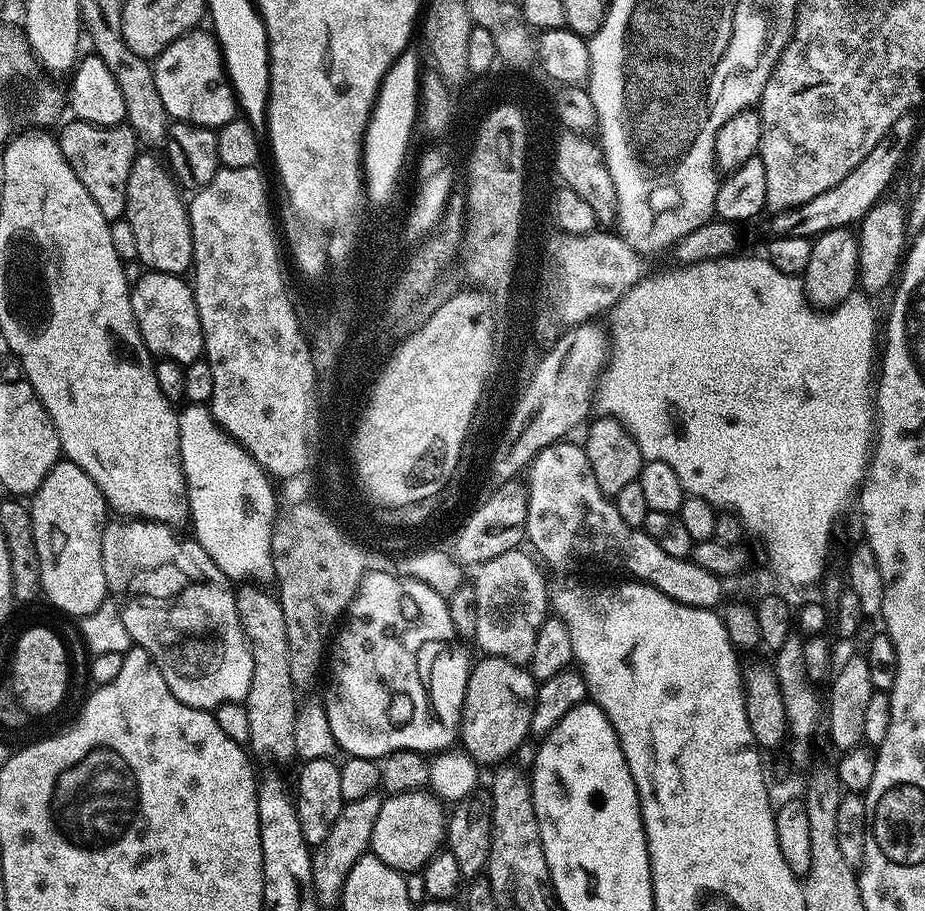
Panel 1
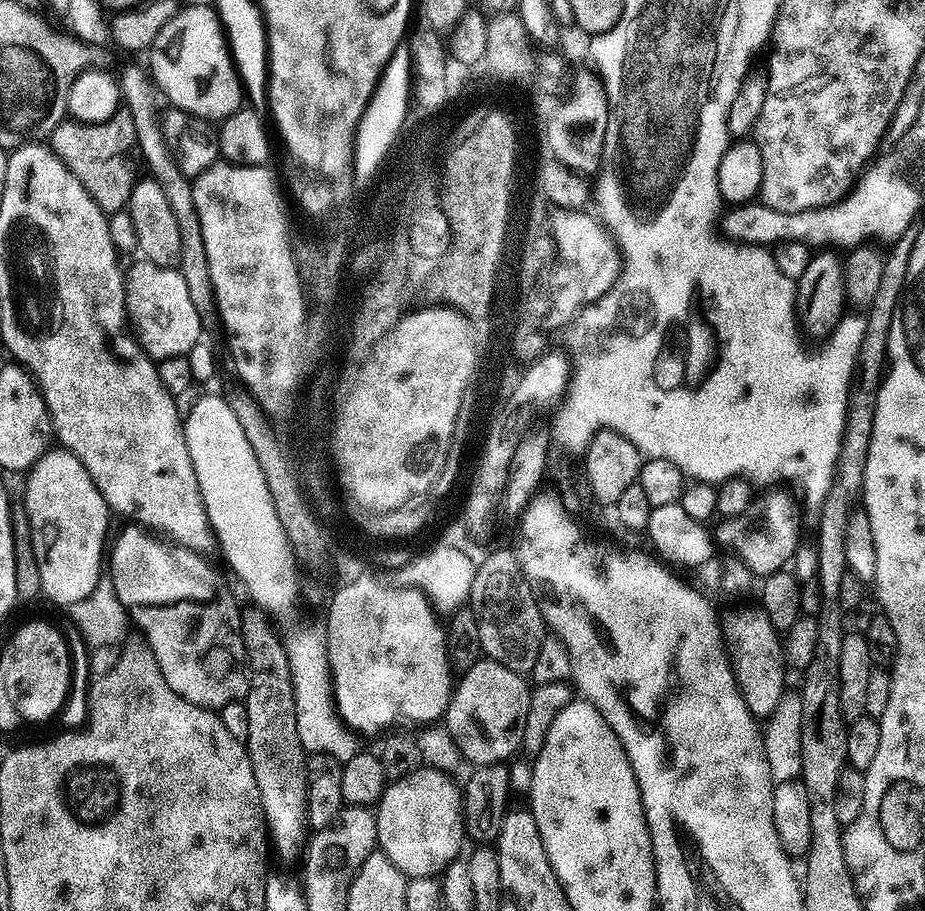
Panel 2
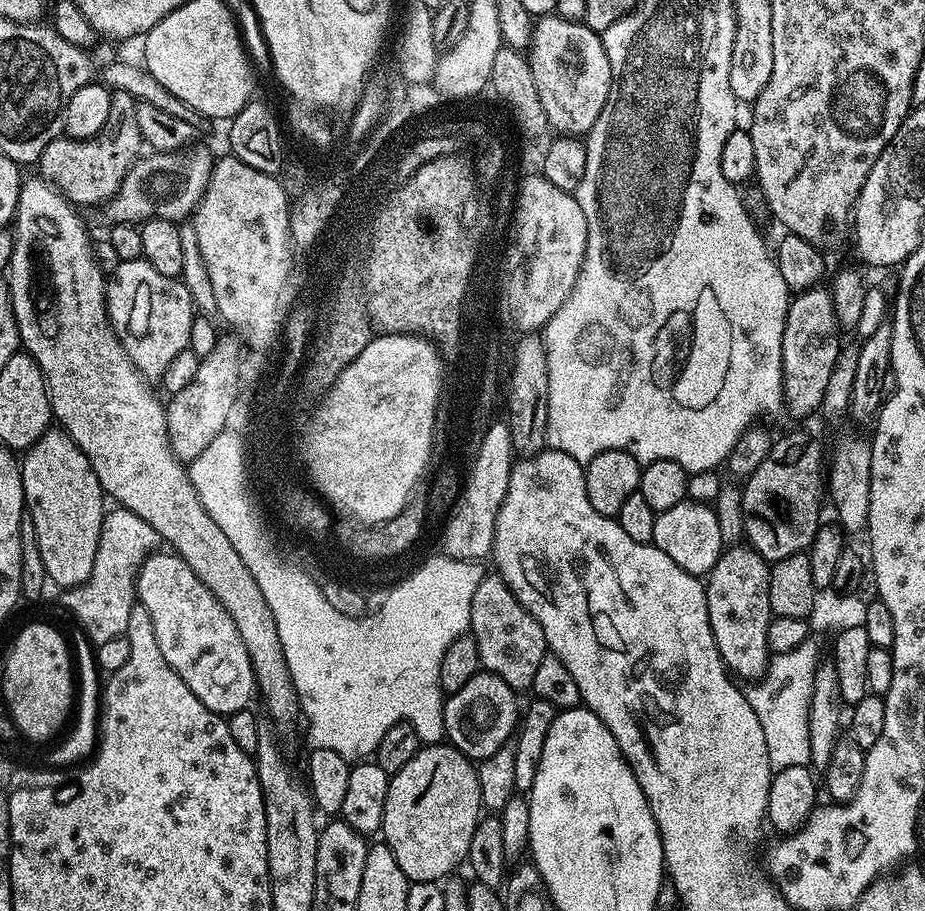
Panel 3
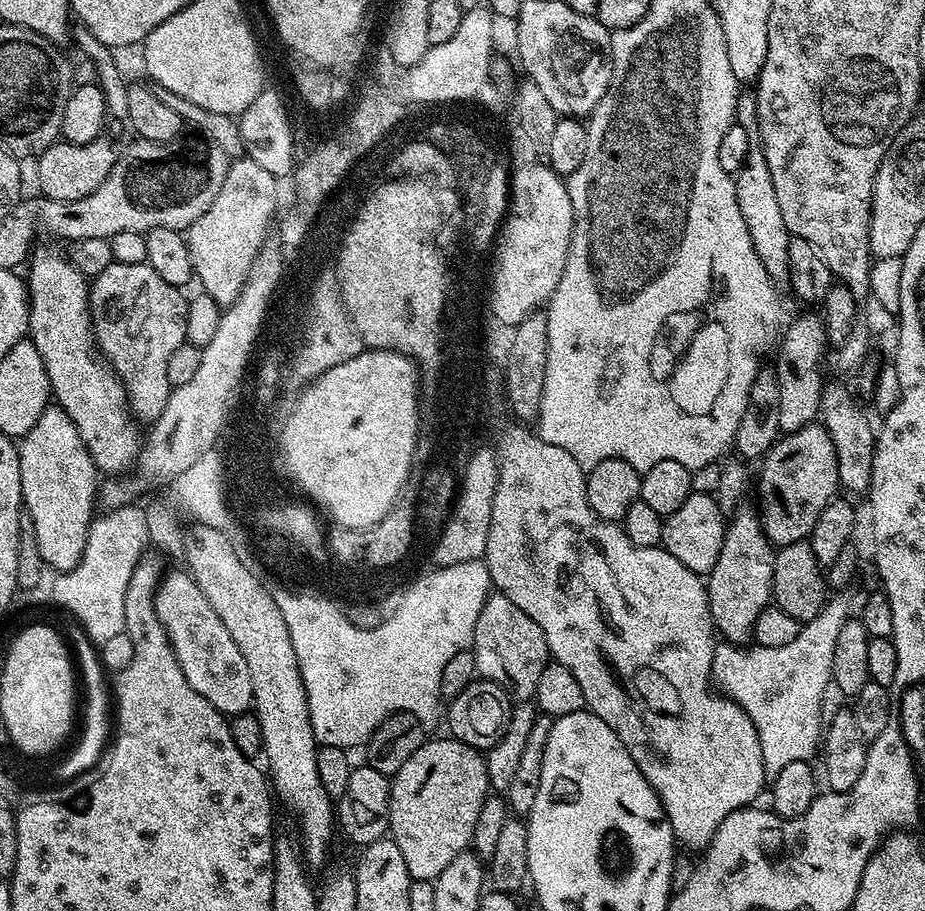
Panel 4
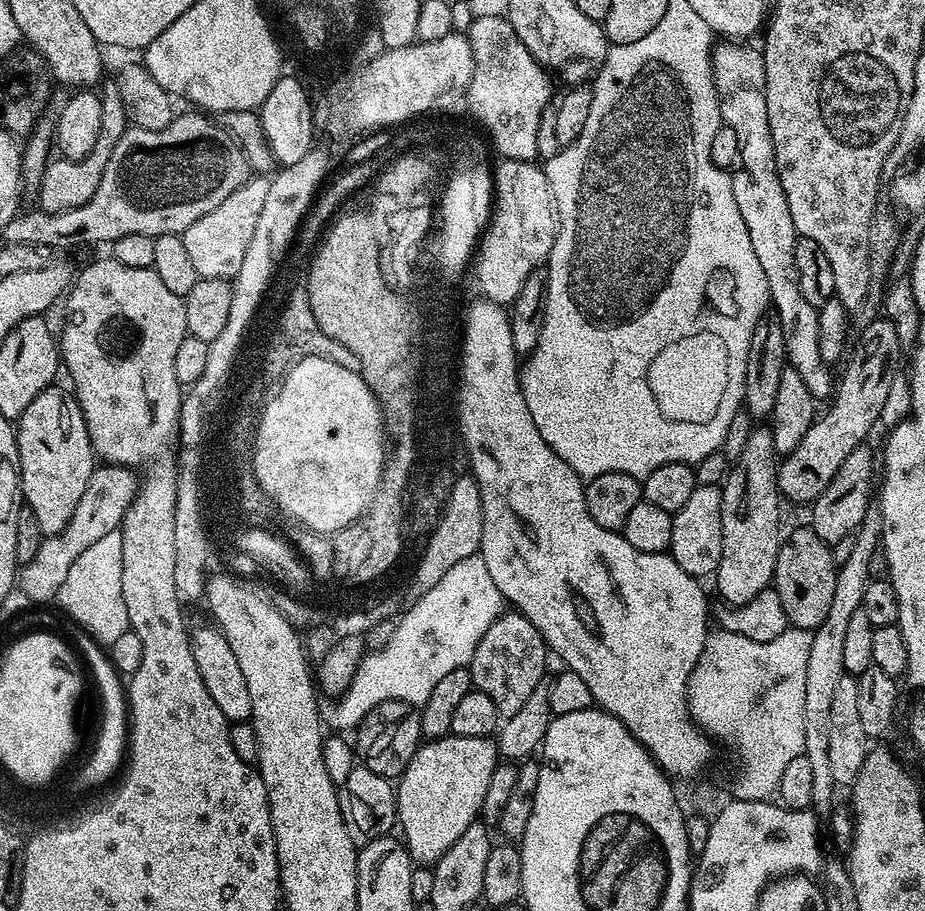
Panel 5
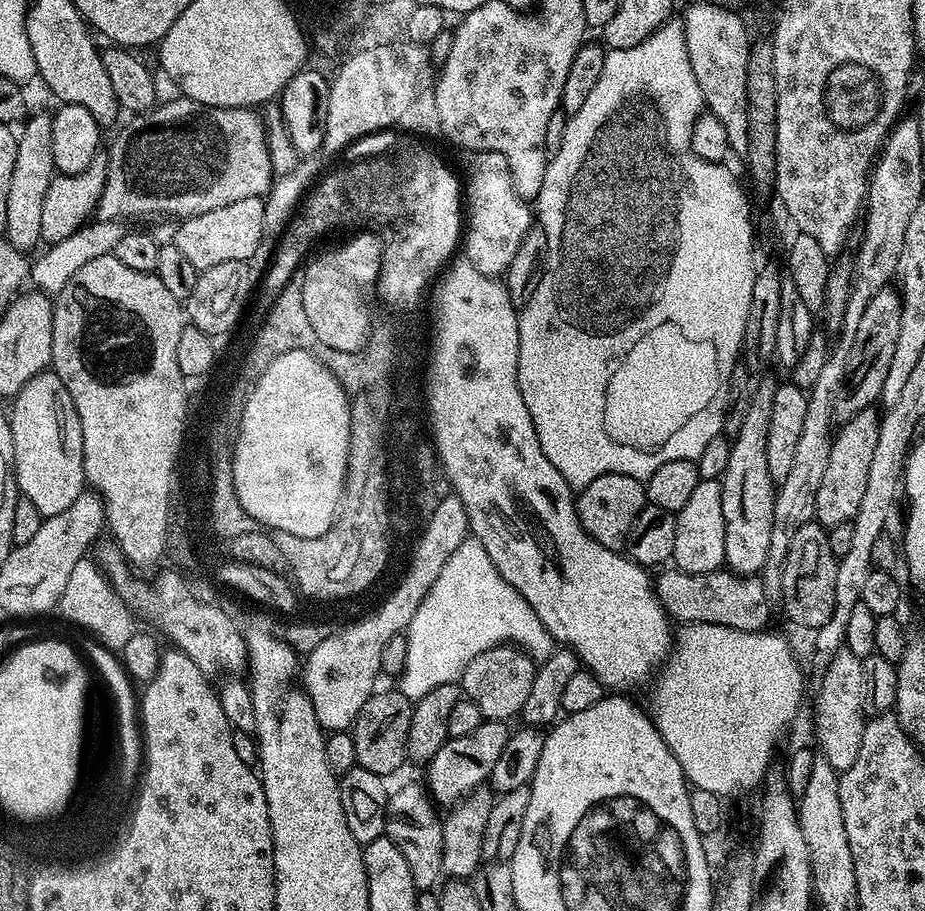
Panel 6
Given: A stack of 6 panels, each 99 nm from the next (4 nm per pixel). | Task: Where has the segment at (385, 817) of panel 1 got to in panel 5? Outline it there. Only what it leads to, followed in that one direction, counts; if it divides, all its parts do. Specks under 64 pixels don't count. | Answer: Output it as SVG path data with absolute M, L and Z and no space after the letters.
M449 734L421 743L395 785L398 828L404 831L402 839L417 865L435 865L458 842L466 826L477 823L497 763L497 741L492 736L466 738Z

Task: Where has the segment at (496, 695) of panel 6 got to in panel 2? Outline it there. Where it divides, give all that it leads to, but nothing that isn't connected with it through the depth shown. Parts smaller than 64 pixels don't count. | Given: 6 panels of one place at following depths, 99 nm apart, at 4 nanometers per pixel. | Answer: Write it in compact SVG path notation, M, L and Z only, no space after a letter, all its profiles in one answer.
M503 546L478 565L468 599L478 622L481 653L487 659L506 666L506 670L530 674L534 670L538 650L542 650L546 625L540 613L537 593L524 577L515 551Z

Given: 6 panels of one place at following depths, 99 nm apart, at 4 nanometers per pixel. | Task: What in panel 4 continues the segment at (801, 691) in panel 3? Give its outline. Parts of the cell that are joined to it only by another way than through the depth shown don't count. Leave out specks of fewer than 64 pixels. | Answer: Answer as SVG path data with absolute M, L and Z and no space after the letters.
M822 610L801 627L798 638L786 646L741 646L717 643L712 679L754 722L762 742L764 775L771 778L790 762L811 761L822 744L820 699L830 688L834 642L842 631L845 613Z

